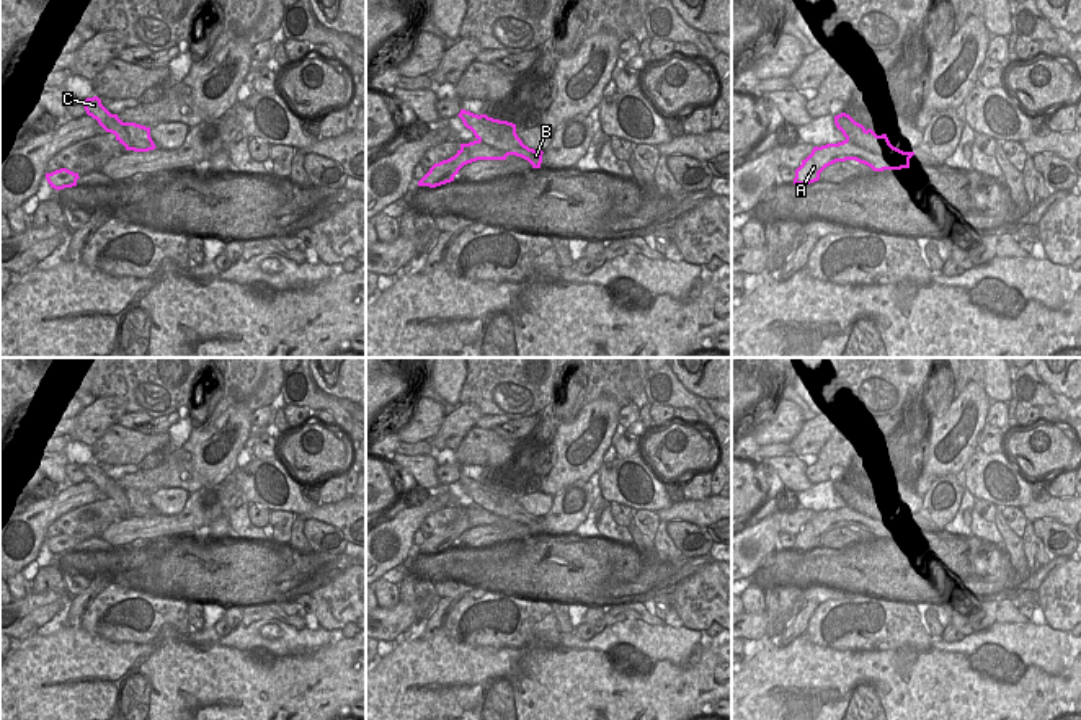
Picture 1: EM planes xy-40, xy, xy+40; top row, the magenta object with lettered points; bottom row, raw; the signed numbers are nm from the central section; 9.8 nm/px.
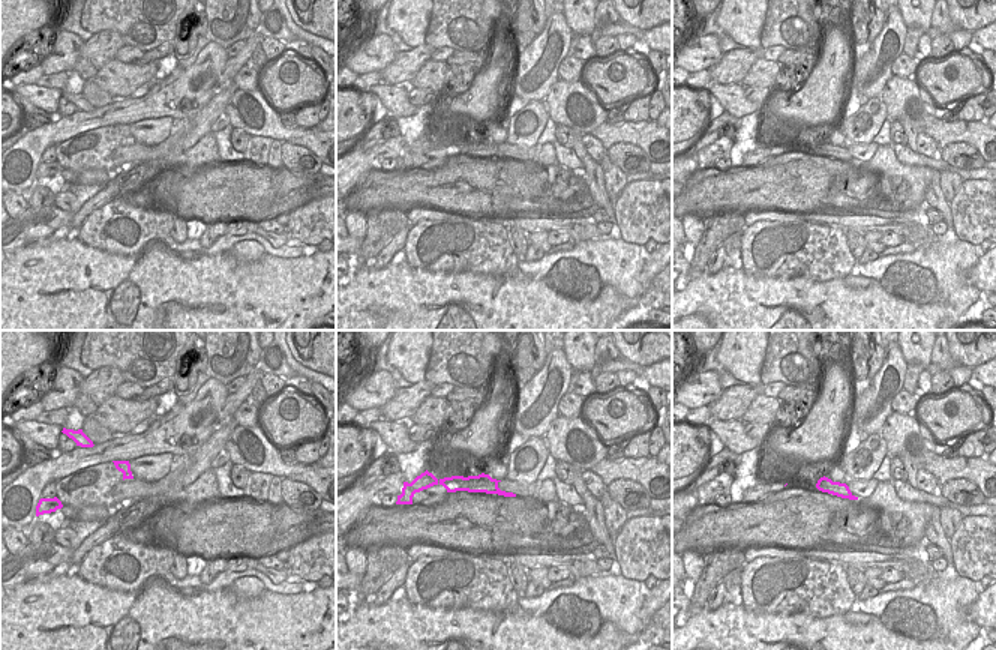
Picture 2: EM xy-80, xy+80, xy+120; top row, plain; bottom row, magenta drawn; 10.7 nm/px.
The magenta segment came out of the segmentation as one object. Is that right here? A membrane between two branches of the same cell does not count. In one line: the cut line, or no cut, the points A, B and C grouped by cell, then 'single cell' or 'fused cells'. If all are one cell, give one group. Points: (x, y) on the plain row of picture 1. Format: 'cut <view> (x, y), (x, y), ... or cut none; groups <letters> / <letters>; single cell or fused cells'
cut xy+40 (846, 505), (880, 521), (898, 521), (908, 531); groups A / B C; fused cells

